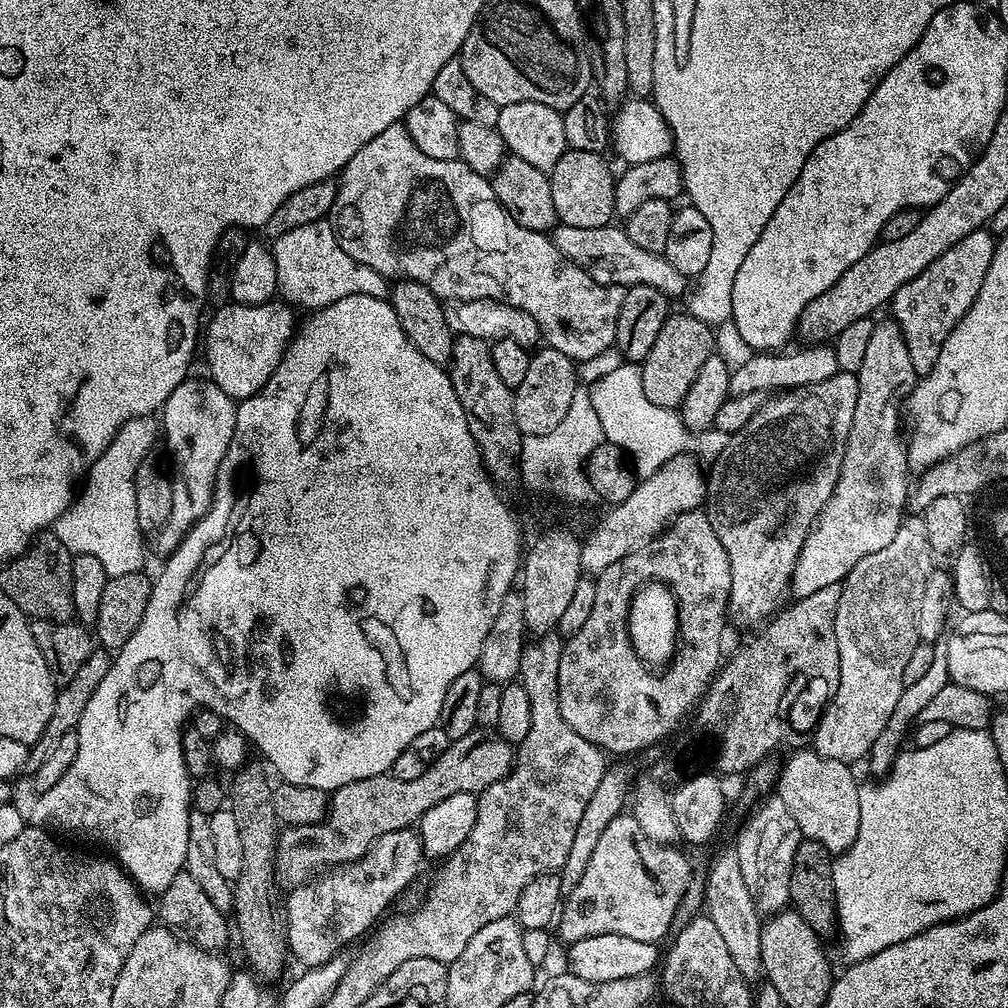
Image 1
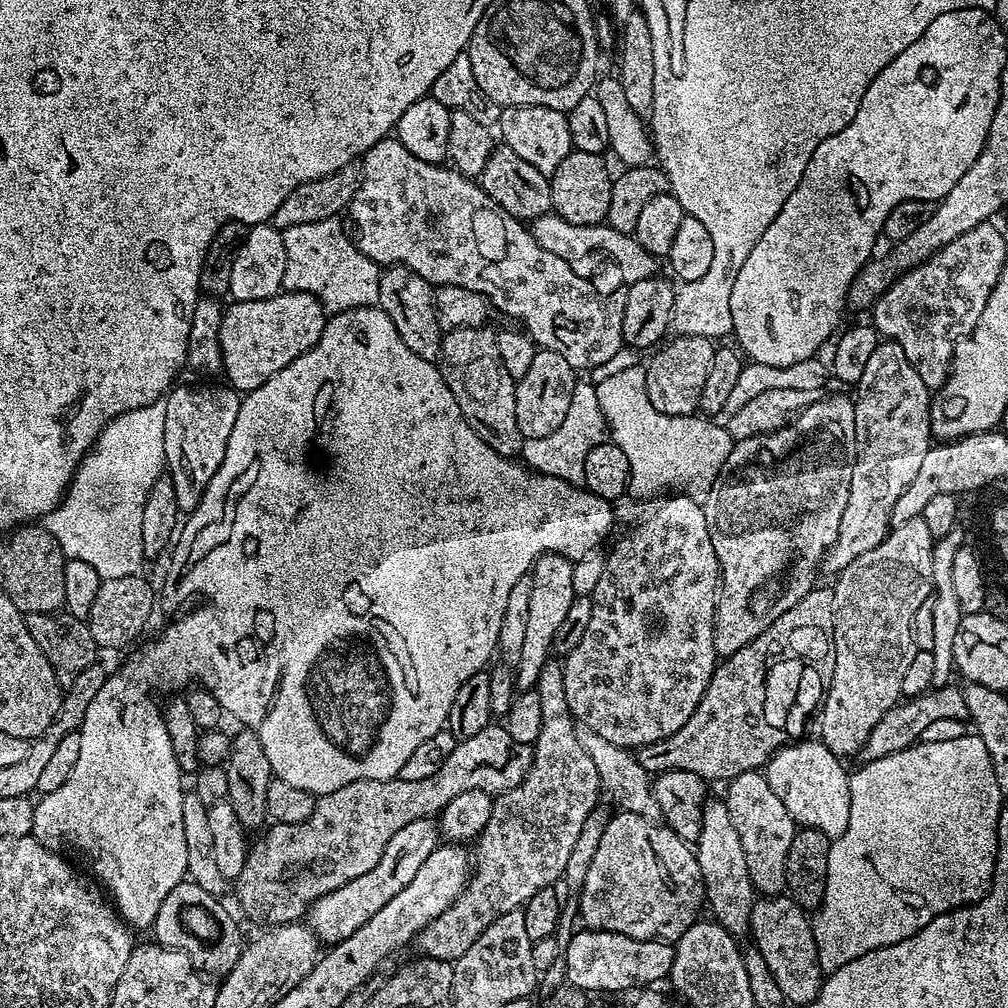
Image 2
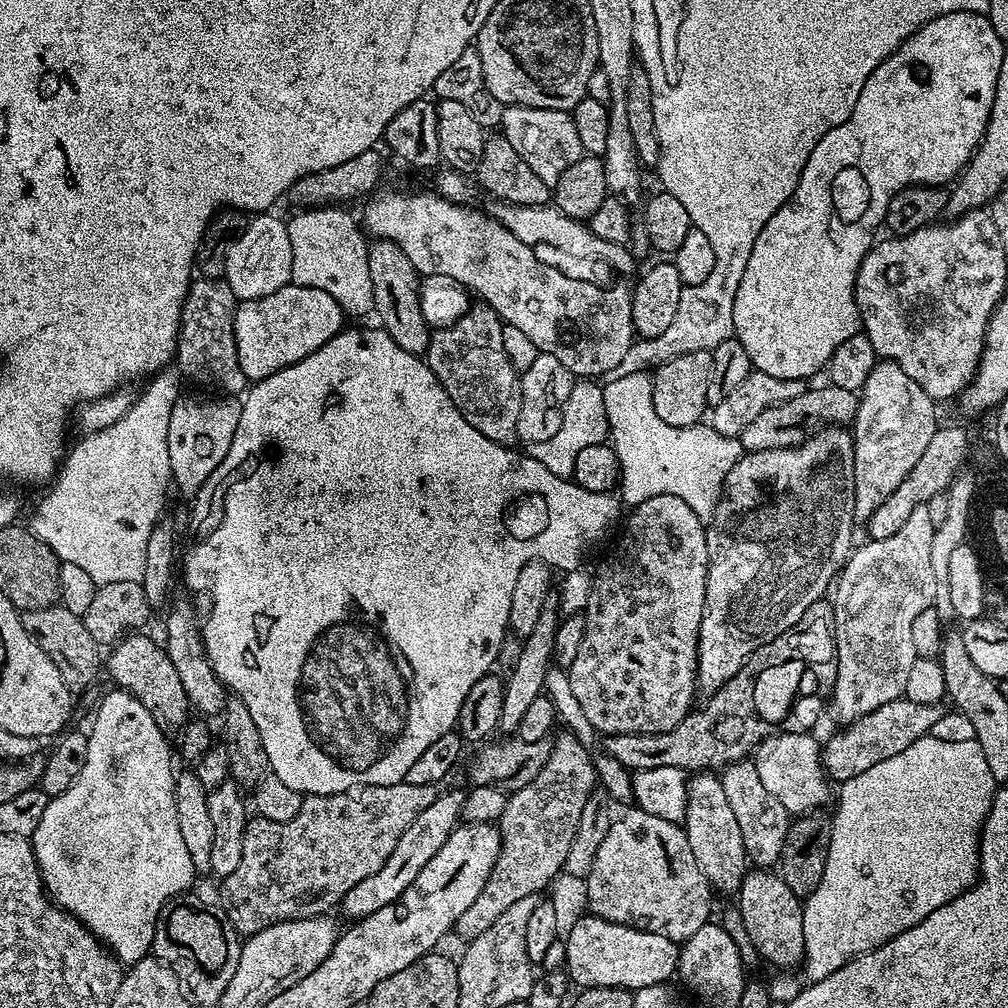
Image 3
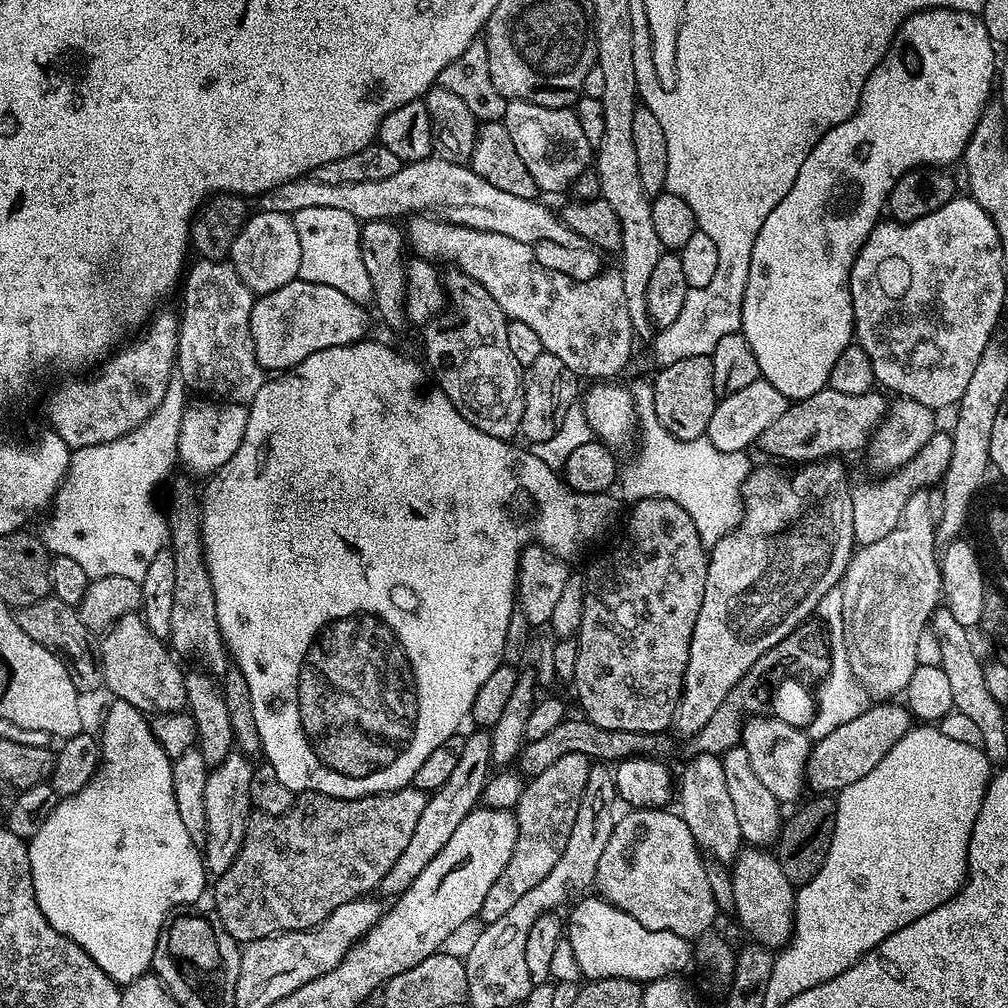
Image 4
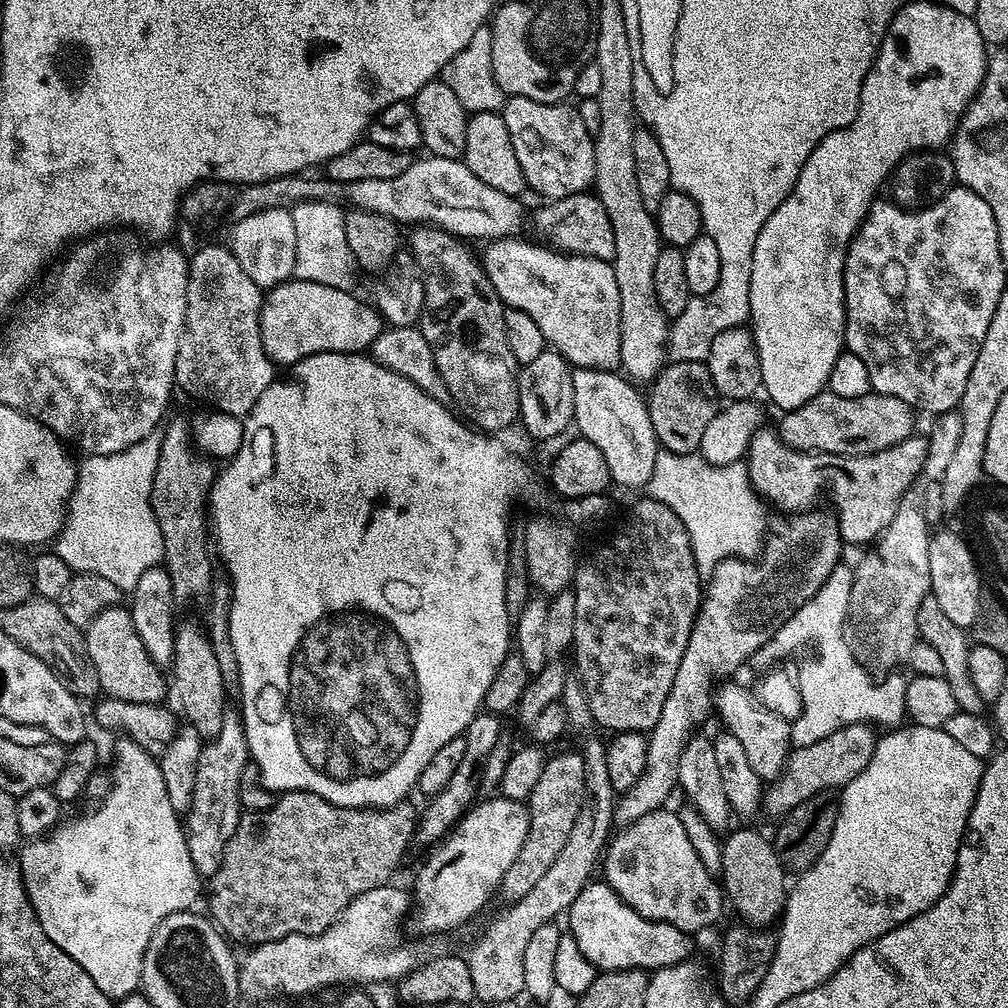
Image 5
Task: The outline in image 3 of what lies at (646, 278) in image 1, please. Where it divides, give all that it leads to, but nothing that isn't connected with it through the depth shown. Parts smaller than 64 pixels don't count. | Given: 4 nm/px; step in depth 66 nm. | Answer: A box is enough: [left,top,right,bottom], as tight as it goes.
[495,202,634,286]

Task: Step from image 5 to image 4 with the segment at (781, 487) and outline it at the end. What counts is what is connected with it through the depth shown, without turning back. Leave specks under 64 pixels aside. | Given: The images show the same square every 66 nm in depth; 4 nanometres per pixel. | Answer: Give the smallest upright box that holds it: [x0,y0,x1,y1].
[852,430,951,546]

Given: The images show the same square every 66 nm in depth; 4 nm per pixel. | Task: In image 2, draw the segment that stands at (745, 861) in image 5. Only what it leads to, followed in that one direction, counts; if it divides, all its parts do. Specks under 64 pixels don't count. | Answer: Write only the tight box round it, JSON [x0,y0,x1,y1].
[748,894,822,1006]

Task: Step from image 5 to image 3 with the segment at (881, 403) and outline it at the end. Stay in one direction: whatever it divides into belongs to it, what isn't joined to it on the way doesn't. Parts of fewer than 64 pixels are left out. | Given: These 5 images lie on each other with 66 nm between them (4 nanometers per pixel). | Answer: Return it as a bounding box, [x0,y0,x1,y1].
[738,386,857,452]

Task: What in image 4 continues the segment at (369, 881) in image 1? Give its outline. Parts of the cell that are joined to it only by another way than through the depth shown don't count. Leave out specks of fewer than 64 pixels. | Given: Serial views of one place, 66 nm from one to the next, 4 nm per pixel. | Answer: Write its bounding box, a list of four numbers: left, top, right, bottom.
[378,730,492,893]

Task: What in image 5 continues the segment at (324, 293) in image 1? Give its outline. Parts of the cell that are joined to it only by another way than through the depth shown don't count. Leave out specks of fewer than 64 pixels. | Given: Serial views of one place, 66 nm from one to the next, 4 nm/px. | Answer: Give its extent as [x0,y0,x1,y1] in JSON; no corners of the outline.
[291,200,356,291]

